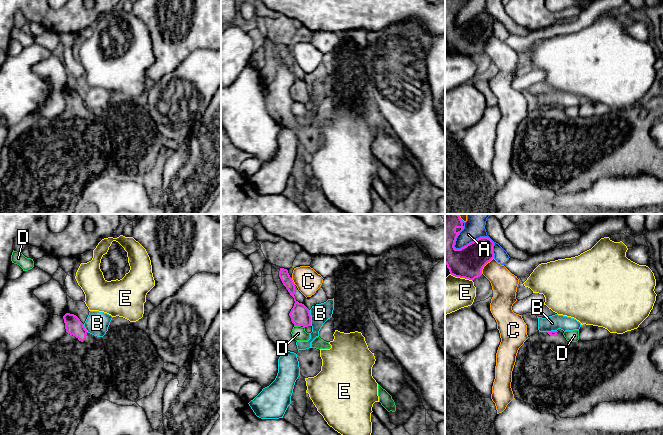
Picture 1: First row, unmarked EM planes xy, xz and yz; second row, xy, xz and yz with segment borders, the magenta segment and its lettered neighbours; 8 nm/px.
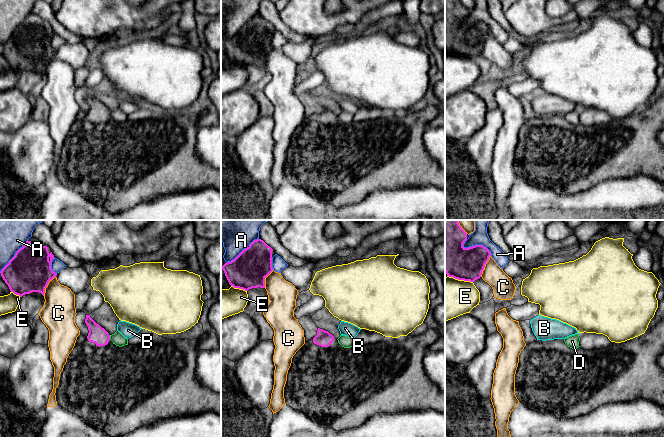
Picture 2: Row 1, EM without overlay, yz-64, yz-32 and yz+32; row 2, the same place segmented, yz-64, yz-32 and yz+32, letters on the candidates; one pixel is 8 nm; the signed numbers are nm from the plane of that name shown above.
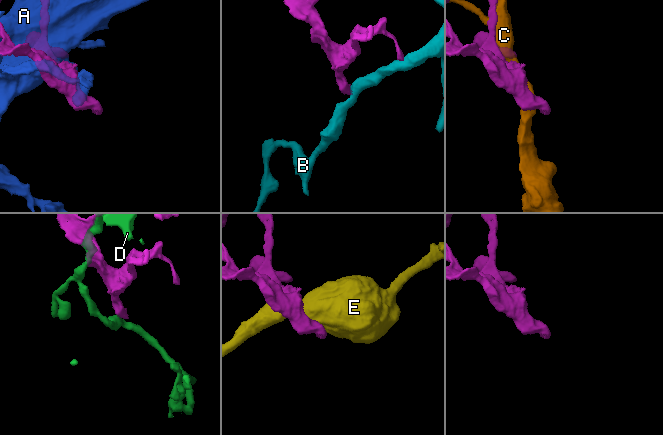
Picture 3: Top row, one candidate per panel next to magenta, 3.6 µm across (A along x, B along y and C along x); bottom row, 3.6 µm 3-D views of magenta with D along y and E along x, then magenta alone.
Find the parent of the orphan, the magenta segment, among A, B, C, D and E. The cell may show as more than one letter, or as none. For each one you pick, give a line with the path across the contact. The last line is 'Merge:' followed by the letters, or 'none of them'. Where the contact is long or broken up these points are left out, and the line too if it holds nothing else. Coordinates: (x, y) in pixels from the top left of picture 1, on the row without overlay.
Merge: none of them

